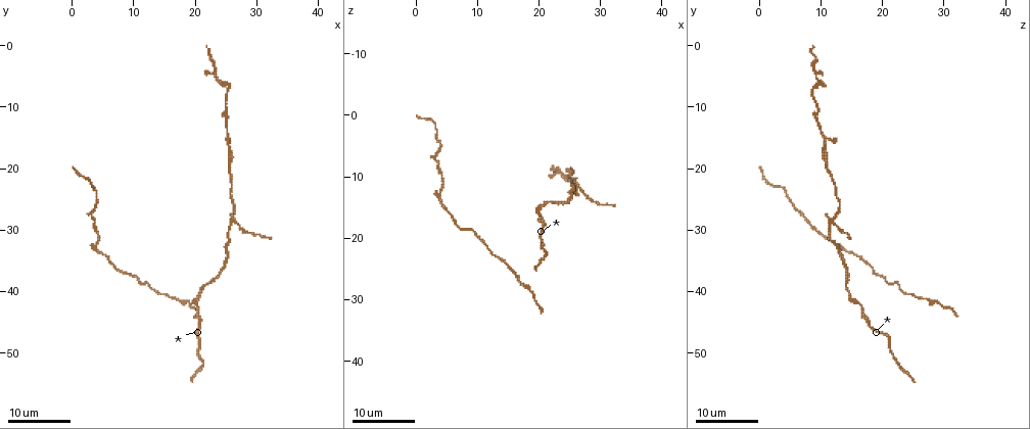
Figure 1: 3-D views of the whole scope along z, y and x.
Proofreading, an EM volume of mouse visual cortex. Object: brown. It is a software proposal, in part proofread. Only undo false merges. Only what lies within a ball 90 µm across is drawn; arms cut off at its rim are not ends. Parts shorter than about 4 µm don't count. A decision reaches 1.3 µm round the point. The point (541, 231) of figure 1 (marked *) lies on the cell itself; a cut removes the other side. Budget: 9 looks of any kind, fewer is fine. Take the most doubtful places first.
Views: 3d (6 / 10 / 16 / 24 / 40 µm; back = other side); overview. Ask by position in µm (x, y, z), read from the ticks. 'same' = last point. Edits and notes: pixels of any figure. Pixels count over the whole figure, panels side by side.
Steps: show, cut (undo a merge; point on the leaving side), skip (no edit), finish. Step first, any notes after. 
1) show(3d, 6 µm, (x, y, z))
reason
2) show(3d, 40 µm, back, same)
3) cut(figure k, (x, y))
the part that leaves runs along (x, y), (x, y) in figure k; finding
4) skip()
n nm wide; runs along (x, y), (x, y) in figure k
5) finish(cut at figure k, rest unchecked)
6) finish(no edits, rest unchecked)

show(3d, 24 µm, (26.0, 28.5, 11.5))

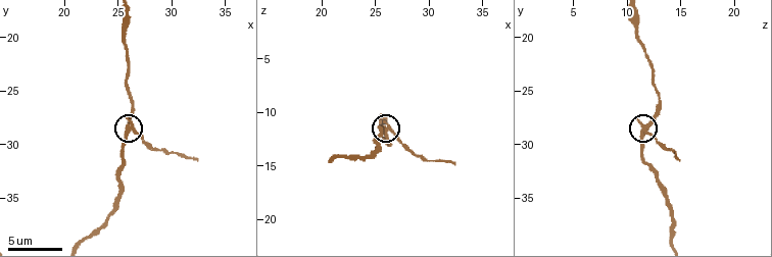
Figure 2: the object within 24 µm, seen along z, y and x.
show(3d, 6 µm, (26.2, 28.2, 11.4))

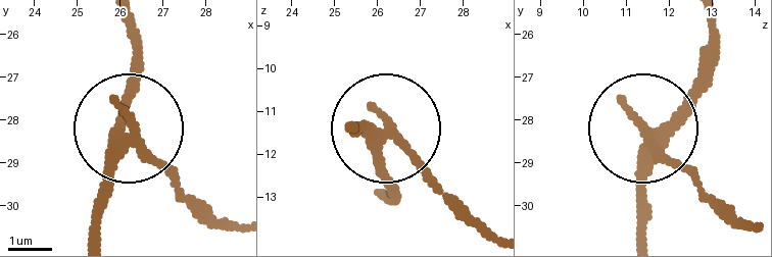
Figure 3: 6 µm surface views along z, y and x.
show(3d, 6 µm, back, (26.35, 28.45, 11.50))

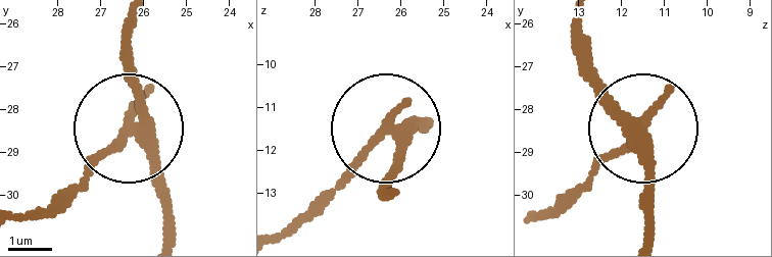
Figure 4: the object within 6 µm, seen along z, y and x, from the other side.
cut(figure 4, (97, 151))
270 nm wide; the part that leaves runs along (130, 131), (23, 211) in figure 4; two cells meet here

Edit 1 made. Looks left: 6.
show(3d, 16 µm, (18.0, 41.5, 28.0))

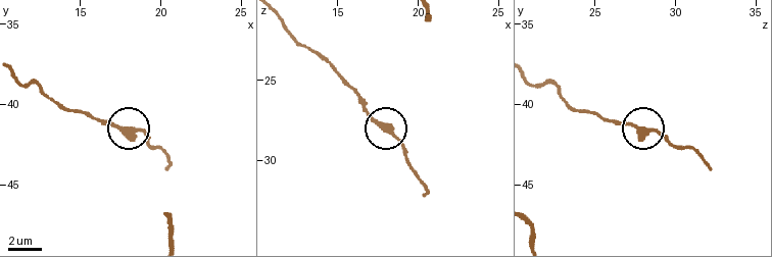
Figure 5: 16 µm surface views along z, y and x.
show(3d, 6 µm, (18.0, 41.6, 28.0))

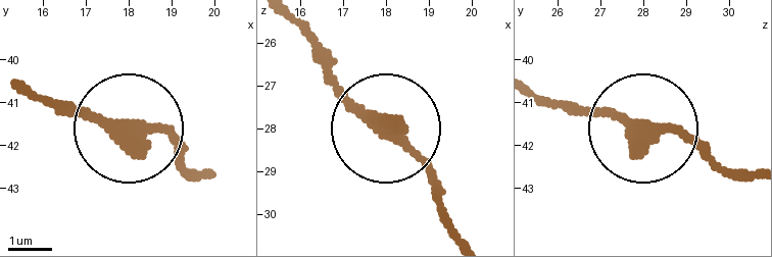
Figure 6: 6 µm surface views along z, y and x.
skip()
continuous, no second cell

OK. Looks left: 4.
show(3d, 16 µm, (20.5, 47.5, 21.0))

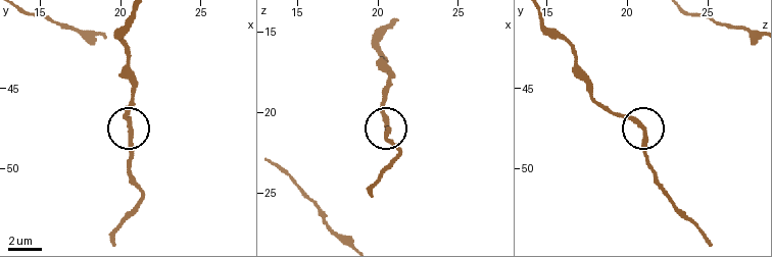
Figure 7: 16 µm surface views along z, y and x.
show(3d, 10 µm, (20.5, 47.4, 21.1))
zoom in

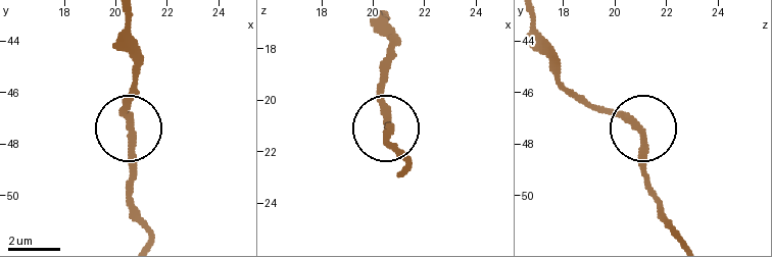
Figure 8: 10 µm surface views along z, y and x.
skip()
240 nm wide; runs along (125, 107), (131, 191) in figure 8; continuous, no second cell

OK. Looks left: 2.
show(3d, 16 µm, (25.5, 17.0, 10.5))
thick turns thin

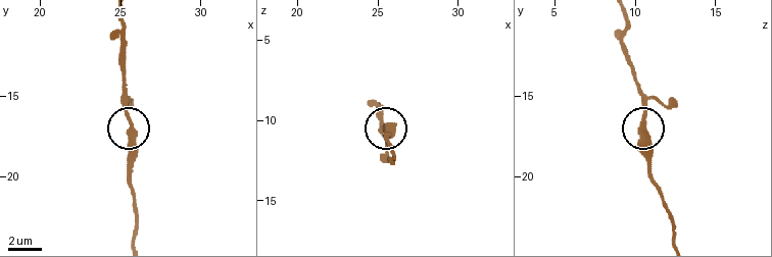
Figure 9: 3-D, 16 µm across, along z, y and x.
show(3d, 6 µm, (25.6, 17.2, 10.7))

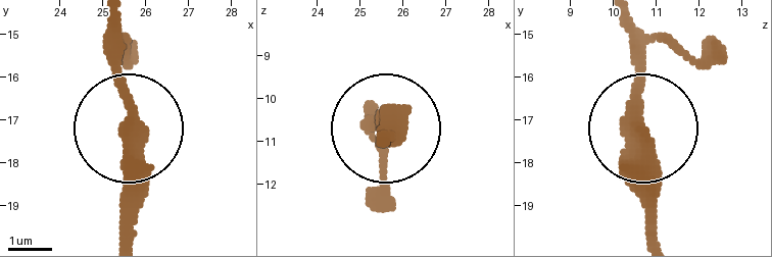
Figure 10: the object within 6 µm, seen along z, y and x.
skip()
runs along (656, 236), (656, 148), (634, 82), (634, 20) in figure 10; all the same cell

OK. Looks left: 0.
finish(cut at figure 4, rest unchecked)

